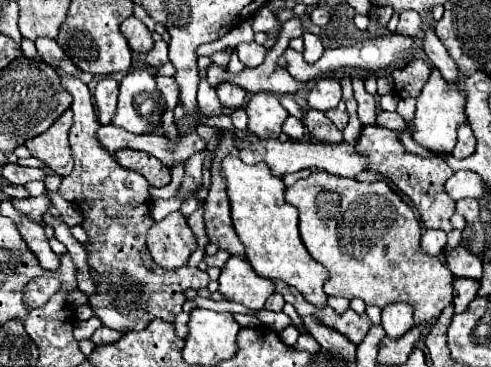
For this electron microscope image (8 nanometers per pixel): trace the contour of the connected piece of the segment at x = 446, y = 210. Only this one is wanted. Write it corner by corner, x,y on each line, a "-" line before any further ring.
378,124
362,126
360,138
356,140
356,152
360,156
368,158
366,170
388,178
390,182
394,182
398,186
400,192
404,192
414,202
426,228
438,228
444,232
452,230
450,218
456,212
456,208
454,208
454,200
444,190
444,182
454,174
454,170
446,164
442,154
434,154
432,158
410,154
404,148
404,144
400,142
398,130
390,130
390,128
378,126

